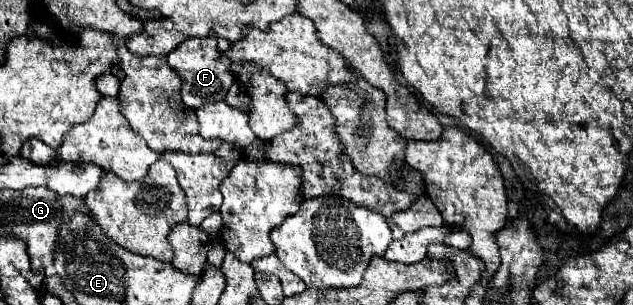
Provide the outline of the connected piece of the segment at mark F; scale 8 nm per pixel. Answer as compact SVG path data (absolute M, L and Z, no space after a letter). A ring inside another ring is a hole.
M209 34L205 38L193 38L193 40L185 40L181 46L177 46L169 56L169 66L177 70L177 74L183 80L181 86L181 98L185 102L185 106L197 110L199 106L203 106L205 102L217 102L223 100L229 86L233 84L233 74L229 72L229 64L223 60L221 52L217 50L217 38L215 34Z

